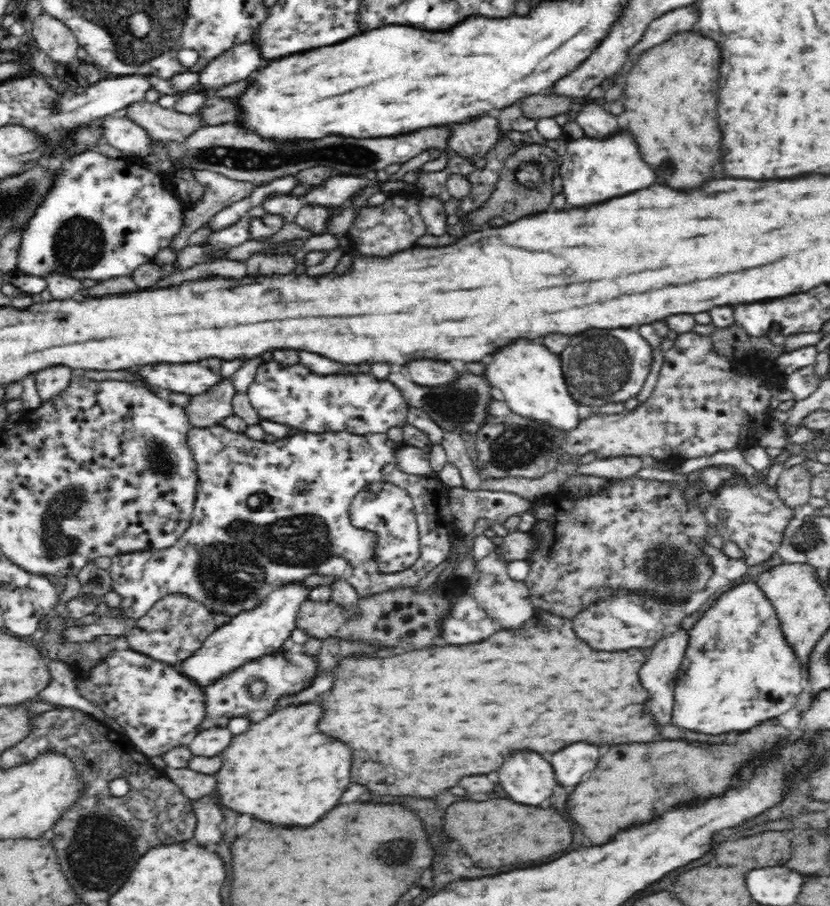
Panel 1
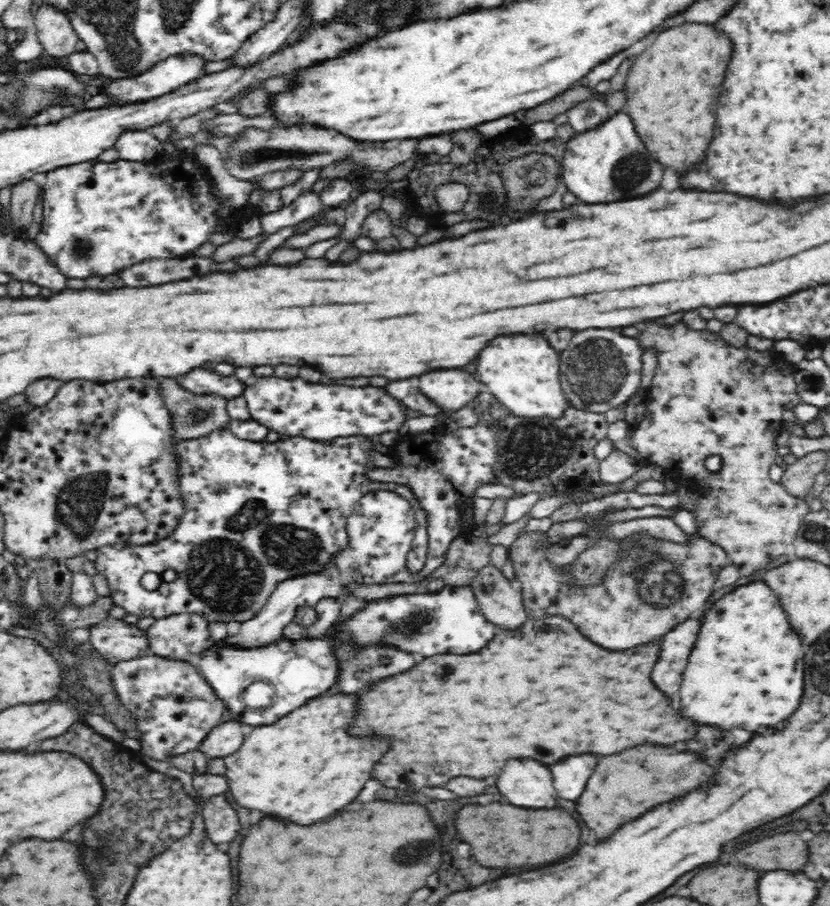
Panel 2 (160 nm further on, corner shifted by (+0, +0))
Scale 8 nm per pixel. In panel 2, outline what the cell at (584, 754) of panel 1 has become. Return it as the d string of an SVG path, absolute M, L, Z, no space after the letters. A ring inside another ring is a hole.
M584 752L584 754L572 754L566 756L564 760L552 764L552 774L554 774L554 786L562 798L576 800L584 792L584 784L592 770L596 768L600 754Z

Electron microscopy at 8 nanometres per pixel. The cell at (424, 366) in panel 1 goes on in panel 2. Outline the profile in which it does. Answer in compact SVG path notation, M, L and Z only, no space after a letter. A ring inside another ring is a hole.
M432 370L418 376L420 390L446 410L458 410L476 396L476 382L462 370Z

